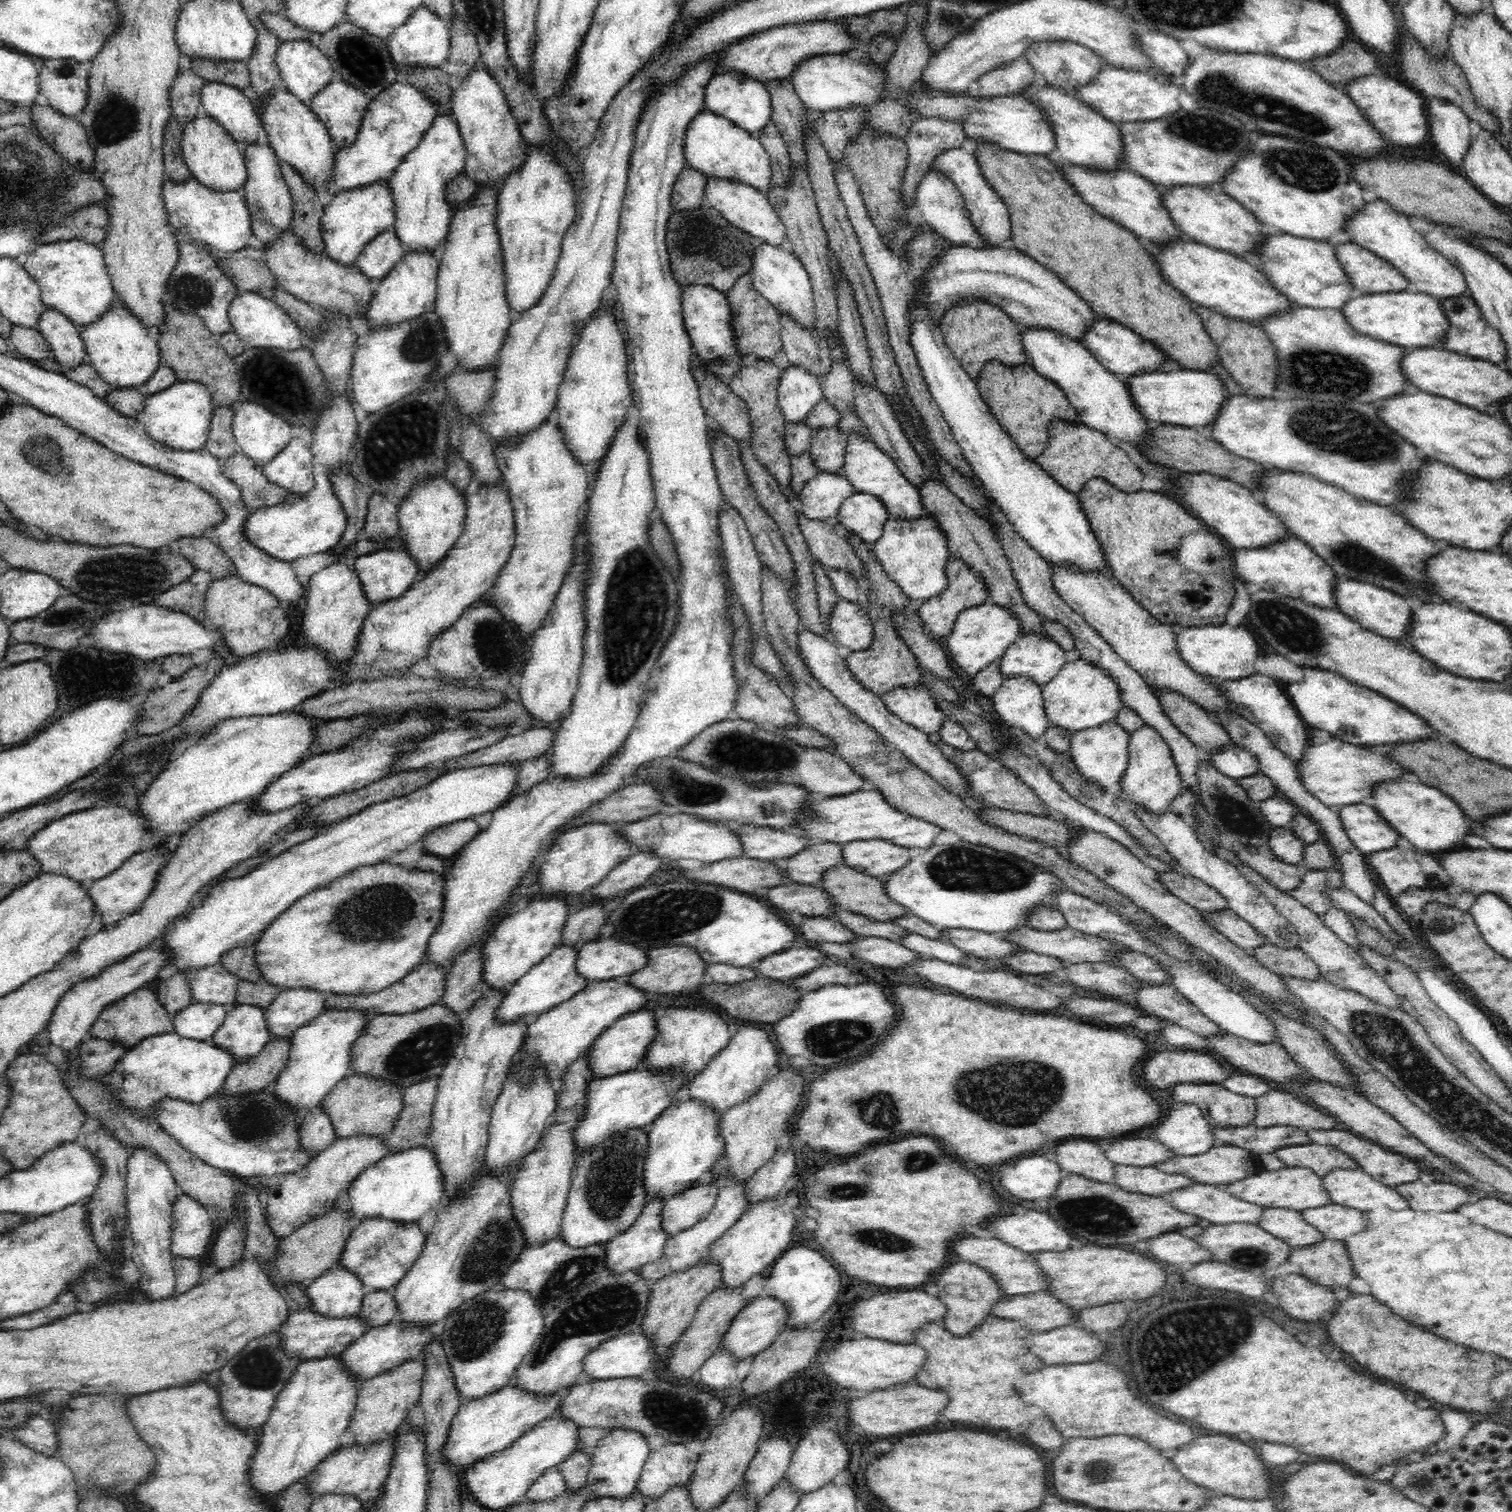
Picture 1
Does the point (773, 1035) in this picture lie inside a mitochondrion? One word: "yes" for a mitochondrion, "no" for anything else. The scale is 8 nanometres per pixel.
no

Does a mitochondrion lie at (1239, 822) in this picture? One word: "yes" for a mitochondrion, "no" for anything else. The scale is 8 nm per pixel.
yes

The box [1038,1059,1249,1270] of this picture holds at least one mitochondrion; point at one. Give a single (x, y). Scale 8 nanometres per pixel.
(1099, 1217)

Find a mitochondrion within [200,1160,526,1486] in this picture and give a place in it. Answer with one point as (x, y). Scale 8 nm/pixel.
(476, 1329)

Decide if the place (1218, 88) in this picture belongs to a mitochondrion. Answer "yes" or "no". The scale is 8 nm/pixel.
yes

